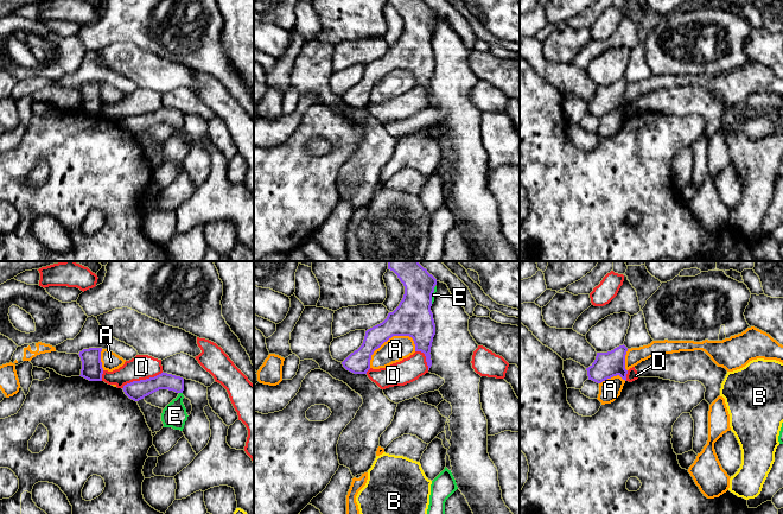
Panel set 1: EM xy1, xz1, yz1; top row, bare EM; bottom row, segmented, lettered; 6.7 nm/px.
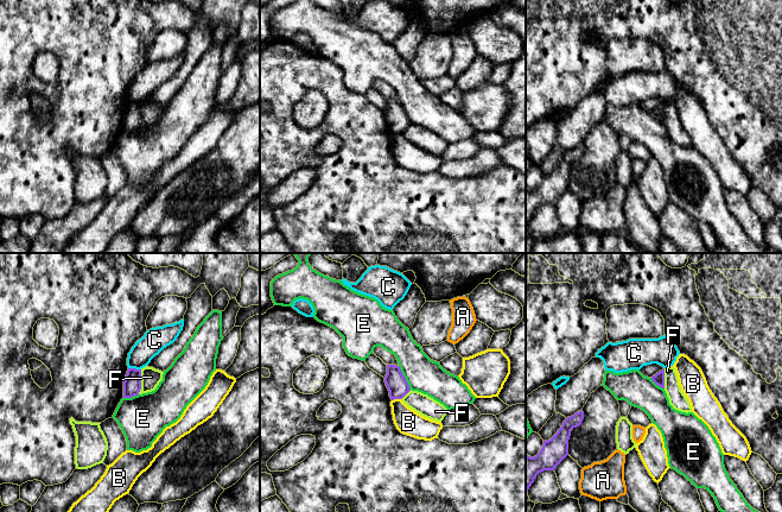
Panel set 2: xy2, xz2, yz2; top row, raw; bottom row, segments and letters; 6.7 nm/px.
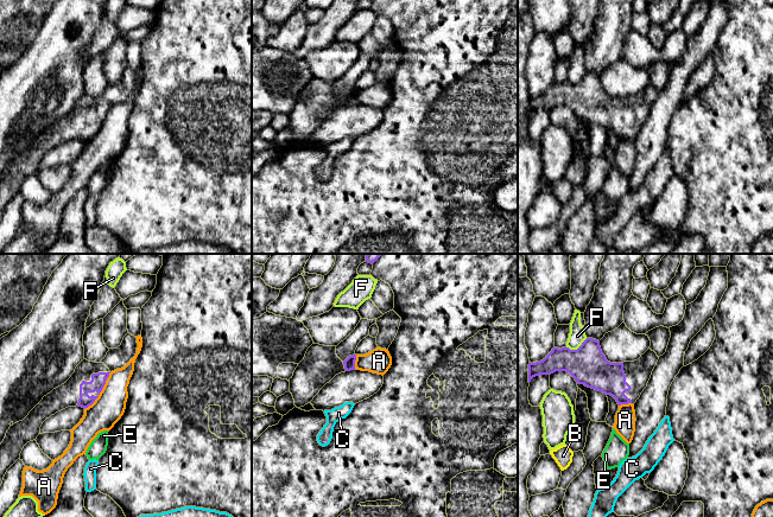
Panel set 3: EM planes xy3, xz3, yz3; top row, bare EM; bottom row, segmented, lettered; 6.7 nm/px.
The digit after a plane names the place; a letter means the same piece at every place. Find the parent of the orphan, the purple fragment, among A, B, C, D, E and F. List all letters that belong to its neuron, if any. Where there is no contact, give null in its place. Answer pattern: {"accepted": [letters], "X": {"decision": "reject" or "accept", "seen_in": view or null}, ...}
{"accepted": [], "A": {"decision": "reject", "seen_in": "xz1"}, "B": {"decision": "reject", "seen_in": "xz2"}, "C": {"decision": "reject", "seen_in": "xy2"}, "D": {"decision": "reject", "seen_in": "xy1"}, "E": {"decision": "reject", "seen_in": "xz2"}, "F": {"decision": "reject", "seen_in": "xy2"}}

